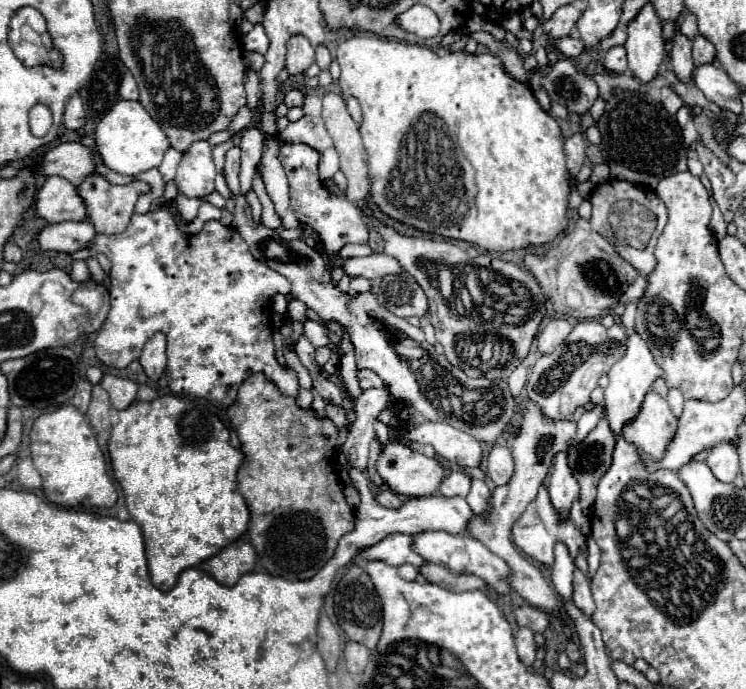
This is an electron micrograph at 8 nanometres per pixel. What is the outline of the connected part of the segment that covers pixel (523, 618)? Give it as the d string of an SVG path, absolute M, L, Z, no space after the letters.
M523 605L523 607L515 609L515 617L521 627L529 627L535 633L543 633L545 629L549 629L549 615L537 607Z

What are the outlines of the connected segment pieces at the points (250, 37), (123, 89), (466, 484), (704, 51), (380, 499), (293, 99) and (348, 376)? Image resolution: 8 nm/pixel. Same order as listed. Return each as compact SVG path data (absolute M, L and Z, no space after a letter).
M255 25L247 35L241 37L241 43L245 47L245 51L257 51L257 53L267 53L269 49L269 39L265 35L263 25Z
M125 73L125 75L123 75L121 87L119 87L119 95L121 95L121 99L137 99L137 97L139 97L137 83L135 83L135 79L133 79L131 73Z
M451 471L441 481L441 487L439 487L441 495L445 495L445 497L455 497L455 495L467 497L469 489L471 489L471 479L467 475L463 475L461 471Z
M697 35L693 41L693 59L695 59L695 67L711 63L715 59L715 47L711 41L707 41L705 37Z
M381 491L381 493L377 493L377 495L375 495L375 501L377 501L379 505L387 507L387 509L397 509L397 507L401 507L401 499L399 499L399 495L393 493L393 491Z
M291 89L291 91L285 95L283 103L285 103L287 107L303 107L303 99L305 99L305 95L303 95L299 89Z
M343 329L343 337L341 337L341 379L349 391L349 395L355 399L359 397L359 393L363 393L363 389L359 387L357 381L357 369L355 369L355 347L351 343L351 335Z

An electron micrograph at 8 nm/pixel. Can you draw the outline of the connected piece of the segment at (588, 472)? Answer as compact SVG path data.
M601 419L599 425L579 445L573 445L567 453L569 469L581 487L579 501L585 513L593 507L597 485L603 473L611 467L613 449L615 433L611 433L607 421Z

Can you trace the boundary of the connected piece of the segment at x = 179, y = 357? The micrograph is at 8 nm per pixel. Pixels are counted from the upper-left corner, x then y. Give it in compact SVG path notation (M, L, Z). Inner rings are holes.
M157 209L157 211L149 211L149 213L143 213L143 215L133 215L131 217L131 223L129 227L119 233L119 235L97 235L95 241L91 243L91 251L93 253L103 253L107 255L107 259L111 261L111 309L109 309L109 315L107 319L103 321L99 333L97 333L97 339L95 339L95 351L97 351L97 357L107 365L107 367L127 367L131 361L137 359L137 355L141 355L141 345L147 343L149 337L153 337L153 333L161 331L167 335L167 379L169 379L169 387L173 393L181 393L181 395L193 395L193 397L203 397L207 401L211 401L215 407L219 409L227 409L235 397L237 397L237 389L239 385L253 373L257 371L263 371L267 375L269 381L273 381L285 395L289 397L297 397L299 393L299 383L297 383L297 373L291 369L291 367L285 367L277 361L275 357L275 345L273 345L273 329L271 329L271 297L281 293L281 295L289 295L291 293L291 285L289 281L275 273L271 267L263 265L261 261L257 261L251 251L247 249L247 243L243 241L243 237L239 237L239 233L233 229L233 227L225 227L221 225L221 221L209 221L205 223L203 231L199 235L185 235L173 215L165 209Z

